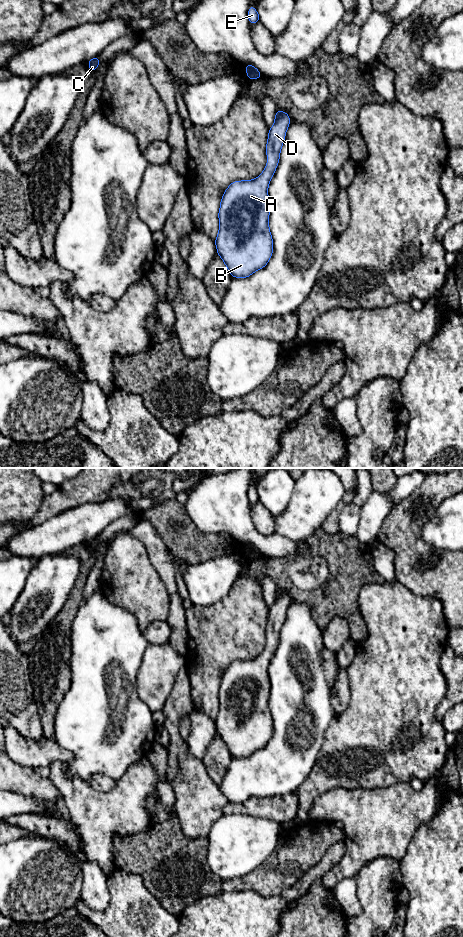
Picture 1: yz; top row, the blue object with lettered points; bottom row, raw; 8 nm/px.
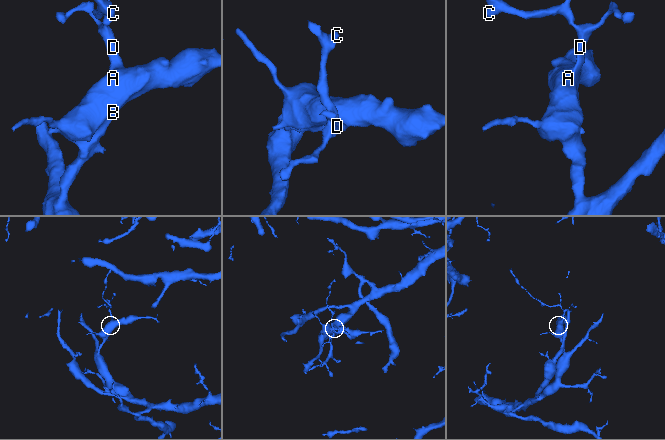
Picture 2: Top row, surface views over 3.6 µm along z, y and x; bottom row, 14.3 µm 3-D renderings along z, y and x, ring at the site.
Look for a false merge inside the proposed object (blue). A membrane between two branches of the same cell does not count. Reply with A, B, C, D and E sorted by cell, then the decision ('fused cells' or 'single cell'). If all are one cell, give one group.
groups A B C D E; single cell

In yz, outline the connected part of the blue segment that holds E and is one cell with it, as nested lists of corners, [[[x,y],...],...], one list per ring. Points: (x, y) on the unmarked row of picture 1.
[[[252,485],[248,489],[248,500],[251,505],[255,504],[260,500],[258,492],[256,491],[255,487]]]

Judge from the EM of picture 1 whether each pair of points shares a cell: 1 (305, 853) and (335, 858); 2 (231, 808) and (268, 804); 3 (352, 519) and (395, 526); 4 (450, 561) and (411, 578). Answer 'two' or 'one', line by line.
1: two
2: one
3: two
4: one

